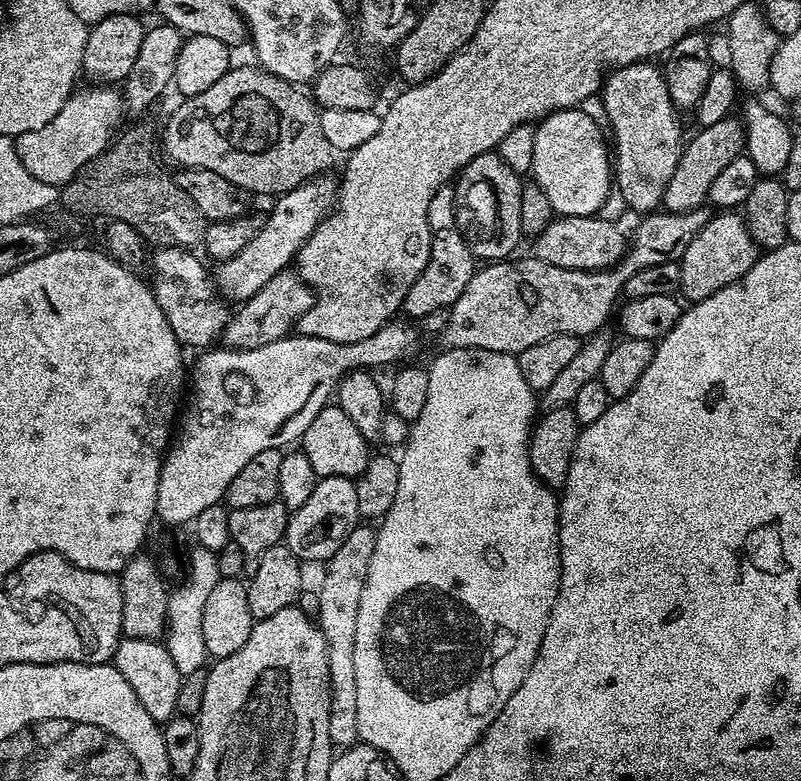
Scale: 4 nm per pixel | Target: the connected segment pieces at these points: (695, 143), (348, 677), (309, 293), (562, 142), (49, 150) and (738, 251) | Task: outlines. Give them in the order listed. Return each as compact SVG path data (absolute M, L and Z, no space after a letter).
M729 118L714 122L714 126L700 128L697 133L692 141L689 139L683 145L680 161L666 186L662 204L669 212L689 212L705 207L714 178L718 178L718 173L744 152L744 126L739 119Z
M356 527L348 535L346 542L342 542L342 546L338 546L338 550L327 560L325 568L328 569L324 572L324 581L321 582L320 588L318 587L316 592L318 606L314 616L326 638L326 646L328 647L328 681L332 691L330 698L330 742L340 750L351 748L358 740L356 734L358 730L358 682L354 679L354 638L358 634L358 606L362 606L362 590L366 586L370 554L374 554L374 544L378 533L375 527L364 527Z
M292 270L274 274L258 294L239 305L240 308L228 317L228 324L222 333L222 344L225 348L238 350L254 350L258 346L266 346L270 342L283 340L299 325L302 314L310 310L314 302L314 293L308 283Z
M579 107L552 112L535 125L531 179L542 188L556 216L595 216L614 188L610 144L601 125Z
M112 86L88 87L92 88L81 87L73 91L62 110L58 110L58 114L54 114L42 130L30 130L15 137L16 153L22 166L26 166L38 182L50 182L57 186L68 184L74 174L86 166L86 162L105 152L117 135L116 123L120 120L120 112L125 111L123 95L117 89L115 92Z
M732 210L709 215L706 226L702 226L698 234L694 234L694 242L686 246L684 255L678 261L680 292L683 299L695 302L702 298L710 298L710 294L745 276L756 265L757 259L758 249L754 238L750 238L750 230L744 225L743 215Z

